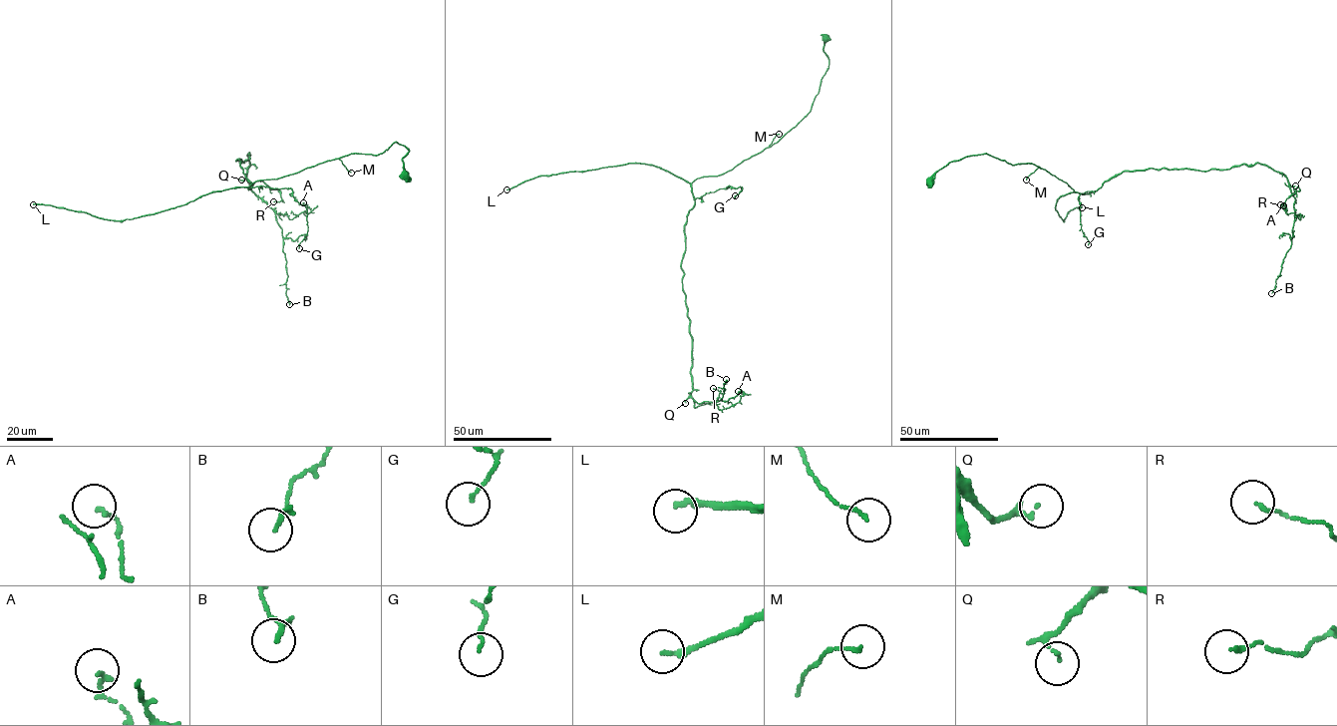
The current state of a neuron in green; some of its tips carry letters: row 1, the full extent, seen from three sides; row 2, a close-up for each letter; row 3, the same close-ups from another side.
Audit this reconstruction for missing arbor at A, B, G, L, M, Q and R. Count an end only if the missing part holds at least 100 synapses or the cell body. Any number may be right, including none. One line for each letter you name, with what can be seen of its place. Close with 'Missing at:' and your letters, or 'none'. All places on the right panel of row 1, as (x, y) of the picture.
L: at (1082, 207)
Missing at: L

